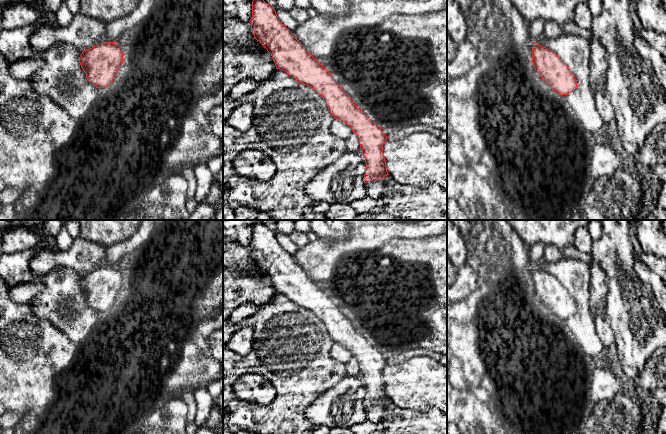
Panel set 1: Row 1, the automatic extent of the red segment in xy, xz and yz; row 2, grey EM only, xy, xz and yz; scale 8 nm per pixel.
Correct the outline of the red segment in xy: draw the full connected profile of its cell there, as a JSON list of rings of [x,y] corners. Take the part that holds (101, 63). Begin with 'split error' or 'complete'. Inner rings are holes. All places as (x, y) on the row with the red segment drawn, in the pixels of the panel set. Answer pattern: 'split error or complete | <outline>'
complete | [[[117,42],[100,43],[83,50],[79,62],[87,80],[97,88],[105,88],[122,67],[123,51]]]

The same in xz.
complete | [[[264,0],[252,1],[251,32],[271,54],[277,69],[311,87],[325,100],[334,117],[349,125],[359,139],[366,170],[364,182],[389,175],[383,155],[387,136],[360,110],[342,86],[278,19],[276,11]]]

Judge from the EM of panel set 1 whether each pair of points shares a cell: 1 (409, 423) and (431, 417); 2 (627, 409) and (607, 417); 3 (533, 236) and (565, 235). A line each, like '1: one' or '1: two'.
1: one
2: one
3: one

